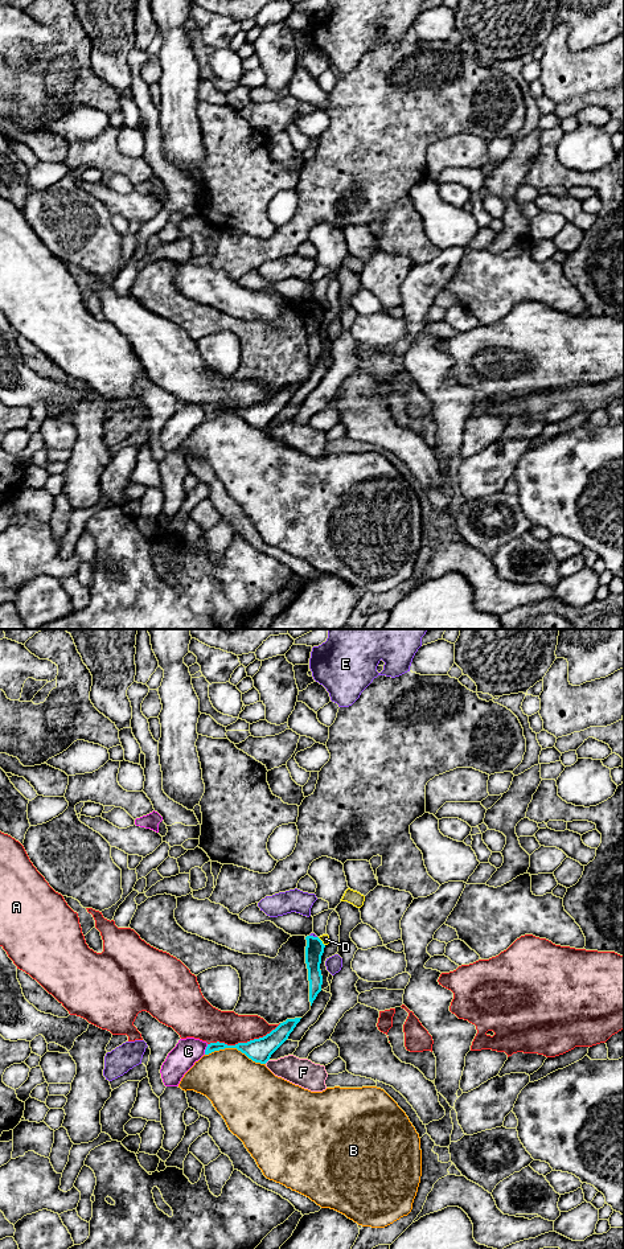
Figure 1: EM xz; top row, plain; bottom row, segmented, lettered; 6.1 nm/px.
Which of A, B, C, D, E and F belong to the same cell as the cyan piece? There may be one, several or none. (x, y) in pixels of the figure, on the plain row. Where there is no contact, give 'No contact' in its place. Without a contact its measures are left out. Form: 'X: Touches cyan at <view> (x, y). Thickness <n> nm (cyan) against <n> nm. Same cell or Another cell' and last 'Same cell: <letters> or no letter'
A: Touches cyan at xz (243, 409). Thickness 140 nm (cyan) against 220 nm. Another cell
B: Touches cyan at xz (235, 413). Thickness 140 nm (cyan) against 380 nm. Another cell
C: Touches cyan at xz (205, 415). Thickness 70 nm (cyan) against 160 nm. Another cell
D: Touches cyan at xz (321, 307). Thickness 110 nm (cyan) against 50 nm. Another cell
E: Touches cyan at xz (312, 302). Thickness 110 nm (cyan) against 20 nm. Another cell
F: Touches cyan at xz (266, 427). Thickness 140 nm (cyan) against 170 nm. Another cell
Same cell: no letter

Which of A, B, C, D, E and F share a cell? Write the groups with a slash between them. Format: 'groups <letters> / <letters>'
groups A / B / C / D / E / F

